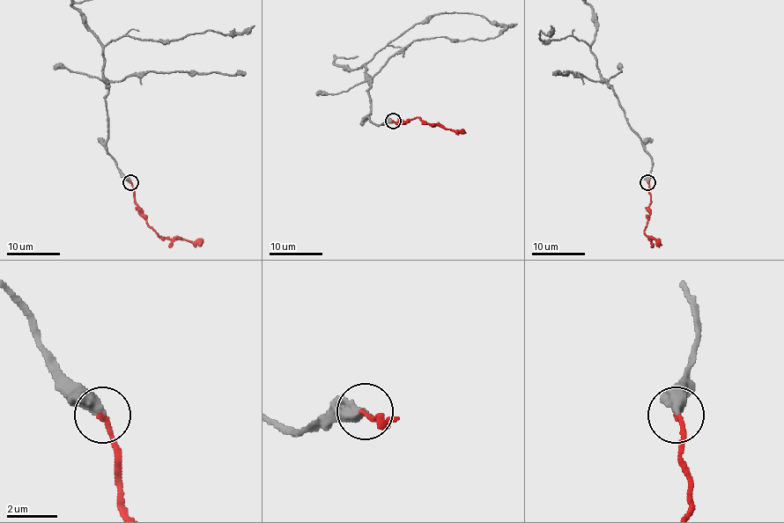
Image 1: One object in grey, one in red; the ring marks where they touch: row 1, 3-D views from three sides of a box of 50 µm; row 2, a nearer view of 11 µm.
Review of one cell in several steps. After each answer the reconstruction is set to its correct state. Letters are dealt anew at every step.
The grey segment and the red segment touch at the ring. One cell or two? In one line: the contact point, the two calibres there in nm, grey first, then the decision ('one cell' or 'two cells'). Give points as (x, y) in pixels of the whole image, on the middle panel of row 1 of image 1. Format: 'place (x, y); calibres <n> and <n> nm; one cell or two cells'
place (393, 121); calibres 550 and 180 nm; one cell

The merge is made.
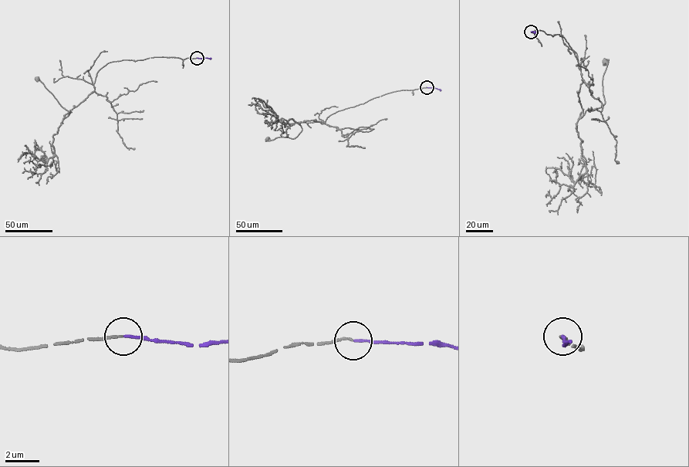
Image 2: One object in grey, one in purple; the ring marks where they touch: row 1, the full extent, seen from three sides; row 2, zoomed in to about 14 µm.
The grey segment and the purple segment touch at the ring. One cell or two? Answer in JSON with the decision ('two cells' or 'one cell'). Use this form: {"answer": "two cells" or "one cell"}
{"answer": "one cell"}

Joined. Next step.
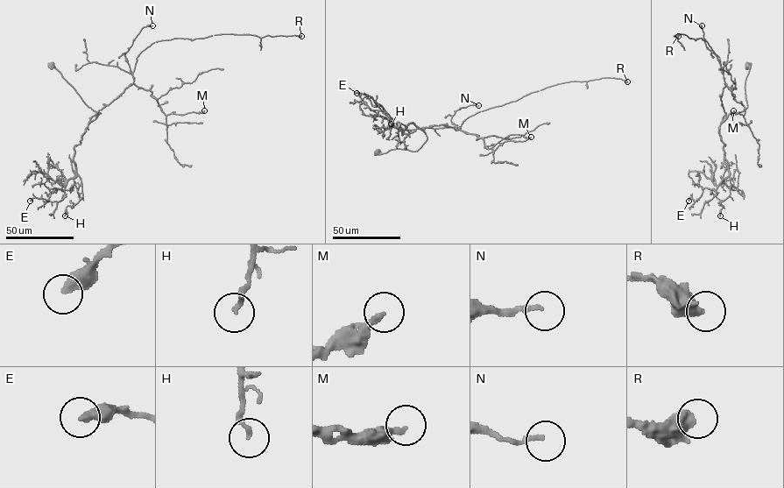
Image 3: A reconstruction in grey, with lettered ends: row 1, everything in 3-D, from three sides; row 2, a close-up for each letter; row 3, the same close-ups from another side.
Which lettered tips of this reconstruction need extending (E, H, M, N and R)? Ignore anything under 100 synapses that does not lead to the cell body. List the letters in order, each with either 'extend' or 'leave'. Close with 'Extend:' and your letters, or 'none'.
E: leave
H: leave
M: leave
N: leave
R: leave
Extend: none

